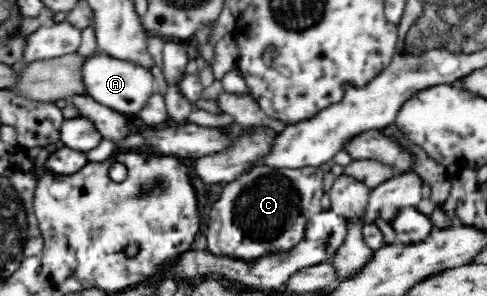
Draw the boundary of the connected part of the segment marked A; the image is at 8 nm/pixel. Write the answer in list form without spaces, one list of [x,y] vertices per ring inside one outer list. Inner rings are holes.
[[[96,53],[93,57],[87,57],[82,74],[88,95],[96,102],[131,118],[138,116],[140,110],[150,100],[150,96],[157,92],[150,69],[137,62],[120,60],[108,54]]]

